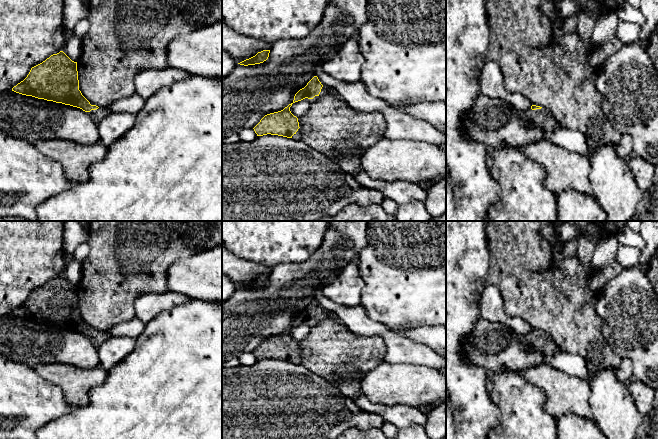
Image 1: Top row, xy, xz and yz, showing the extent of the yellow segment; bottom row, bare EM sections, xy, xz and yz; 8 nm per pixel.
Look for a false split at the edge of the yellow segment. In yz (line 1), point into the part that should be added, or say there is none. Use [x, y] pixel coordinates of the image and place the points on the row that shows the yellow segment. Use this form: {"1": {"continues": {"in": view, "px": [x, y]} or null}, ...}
{"1": {"continues": {"in": "yz", "px": [543, 118]}}}

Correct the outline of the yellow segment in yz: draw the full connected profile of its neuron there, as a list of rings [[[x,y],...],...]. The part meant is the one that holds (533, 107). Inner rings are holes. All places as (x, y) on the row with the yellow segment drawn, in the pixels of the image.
[[[532,105],[531,109],[524,113],[529,120],[540,126],[546,134],[562,127],[549,111],[540,106]]]

